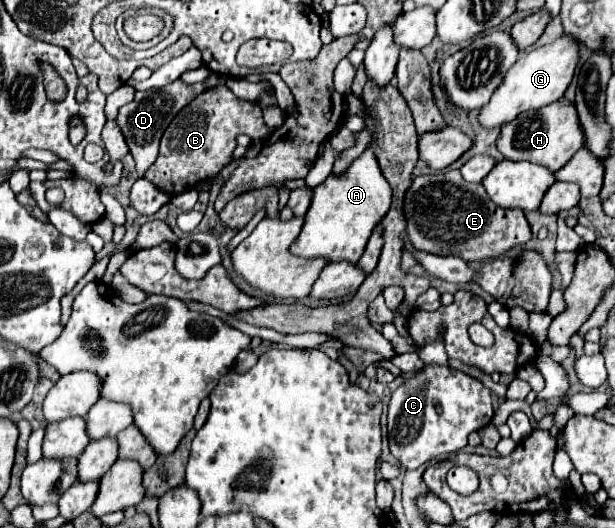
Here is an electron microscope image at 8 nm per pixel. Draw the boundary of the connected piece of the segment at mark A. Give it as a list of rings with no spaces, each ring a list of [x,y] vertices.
[[[367,149],[359,159],[353,161],[345,175],[329,175],[321,185],[313,187],[311,193],[313,195],[309,211],[305,213],[305,223],[289,251],[309,259],[321,257],[327,263],[357,263],[365,251],[373,227],[391,205],[391,187],[383,179],[373,151]]]

